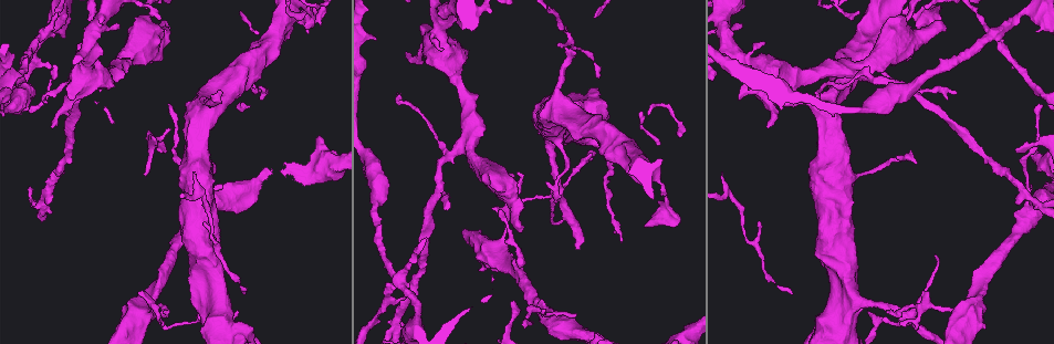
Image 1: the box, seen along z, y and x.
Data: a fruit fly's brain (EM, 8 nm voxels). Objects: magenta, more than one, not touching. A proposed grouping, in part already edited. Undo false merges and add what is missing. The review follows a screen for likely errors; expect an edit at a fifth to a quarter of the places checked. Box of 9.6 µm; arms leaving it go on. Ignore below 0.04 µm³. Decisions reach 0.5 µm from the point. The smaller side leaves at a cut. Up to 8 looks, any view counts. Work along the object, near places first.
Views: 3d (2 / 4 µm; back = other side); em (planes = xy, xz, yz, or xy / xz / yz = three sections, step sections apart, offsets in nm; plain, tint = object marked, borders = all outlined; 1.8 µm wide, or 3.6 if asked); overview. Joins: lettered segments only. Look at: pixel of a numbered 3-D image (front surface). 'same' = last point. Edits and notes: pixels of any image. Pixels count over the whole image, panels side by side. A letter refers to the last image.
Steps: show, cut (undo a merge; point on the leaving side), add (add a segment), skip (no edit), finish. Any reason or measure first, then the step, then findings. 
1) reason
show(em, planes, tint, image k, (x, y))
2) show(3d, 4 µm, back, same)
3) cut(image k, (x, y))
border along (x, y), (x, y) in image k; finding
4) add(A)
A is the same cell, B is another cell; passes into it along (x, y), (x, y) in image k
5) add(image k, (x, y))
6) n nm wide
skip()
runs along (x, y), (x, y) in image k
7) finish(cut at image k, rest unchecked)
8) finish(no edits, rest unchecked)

three arms meet
show(em, 3.6 µm, planes, borders, image 1, (502, 247))

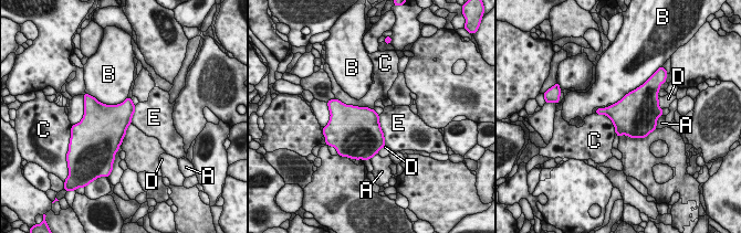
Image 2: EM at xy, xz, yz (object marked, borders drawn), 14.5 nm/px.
440 nm wide
skip()
A, B, C, D and E are other cells; border along (338, 99), (345, 104), (373, 109) in image 2; one cell here

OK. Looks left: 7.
abrupt turn
show(em, yz, step 16, borders, image 1, (905, 317))

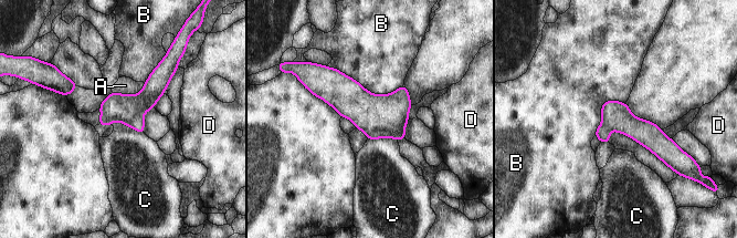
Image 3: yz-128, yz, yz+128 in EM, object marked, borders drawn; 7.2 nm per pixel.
another direction
show(em, planes, borders, same)

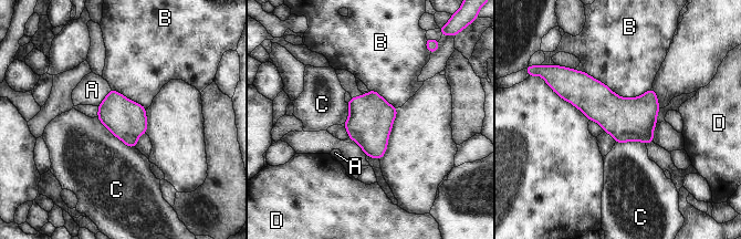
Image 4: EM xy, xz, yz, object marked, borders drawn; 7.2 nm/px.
cut(image 4, (623, 138))
A, B, C and D are other cells; border along (615, 136), (630, 134), (640, 141) in image 4; a second cell is stuck on

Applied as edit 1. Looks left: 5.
free end
show(3d, 4 µm, image 1, (574, 50))

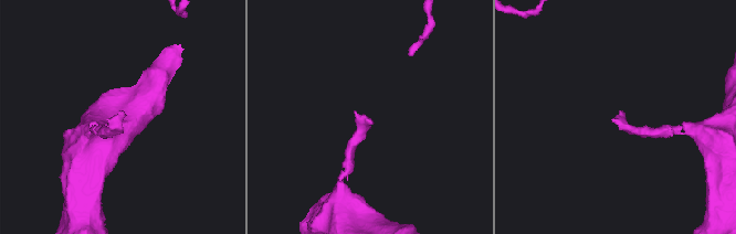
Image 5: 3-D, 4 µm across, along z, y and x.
show(em, planes, borders, image 5, (369, 120))

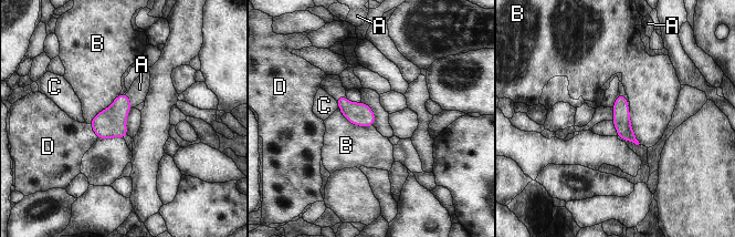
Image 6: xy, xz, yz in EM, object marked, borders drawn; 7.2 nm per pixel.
add(A)
A is the same cell, B, C and D are other cells; passes into it along (111, 122), (128, 101), (139, 89) in image 6; the cell continues

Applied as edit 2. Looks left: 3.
finish(cut at image 4, add at image 6, rest unchecked)

